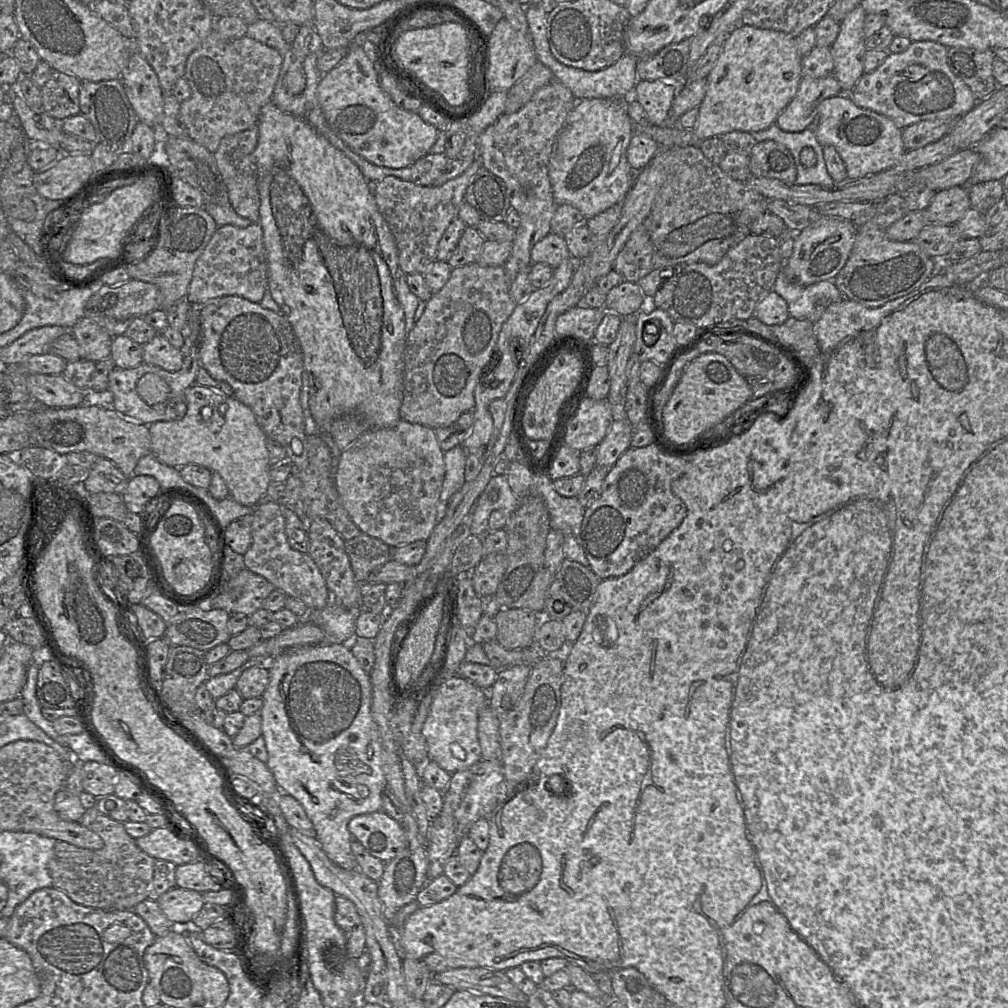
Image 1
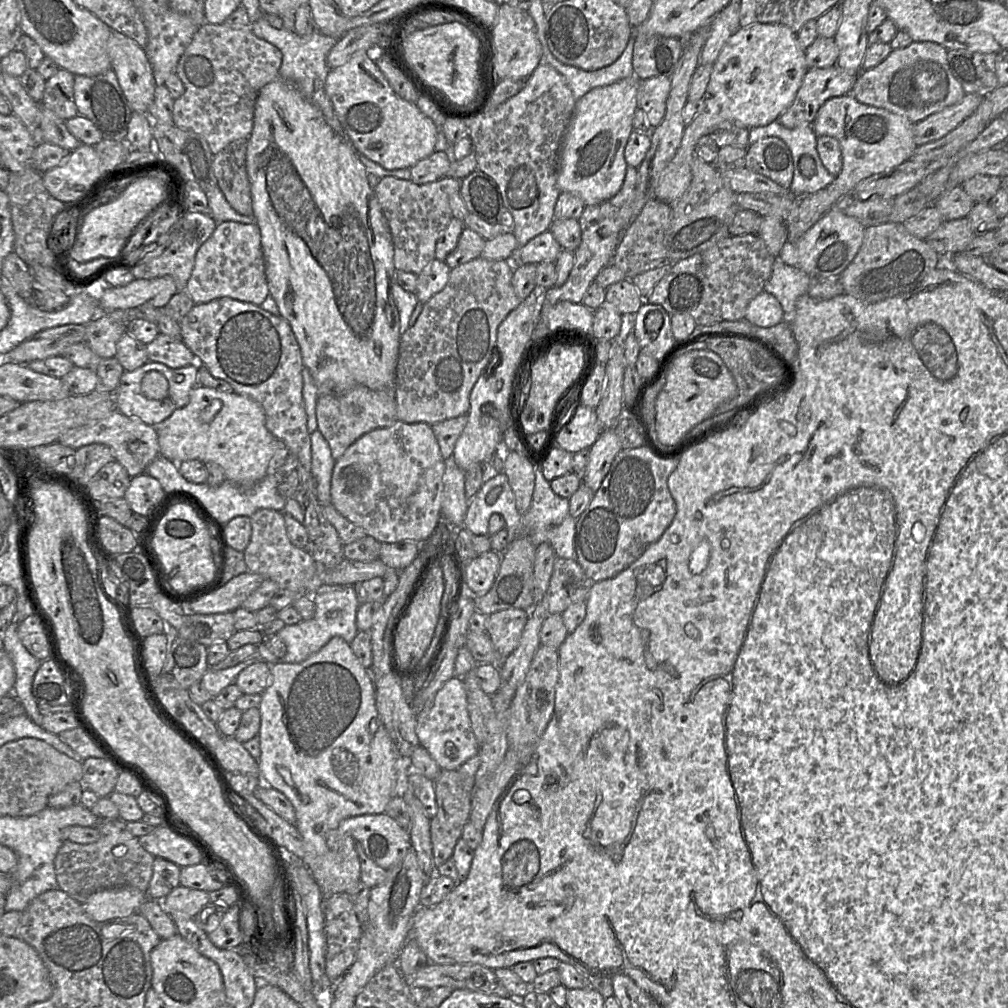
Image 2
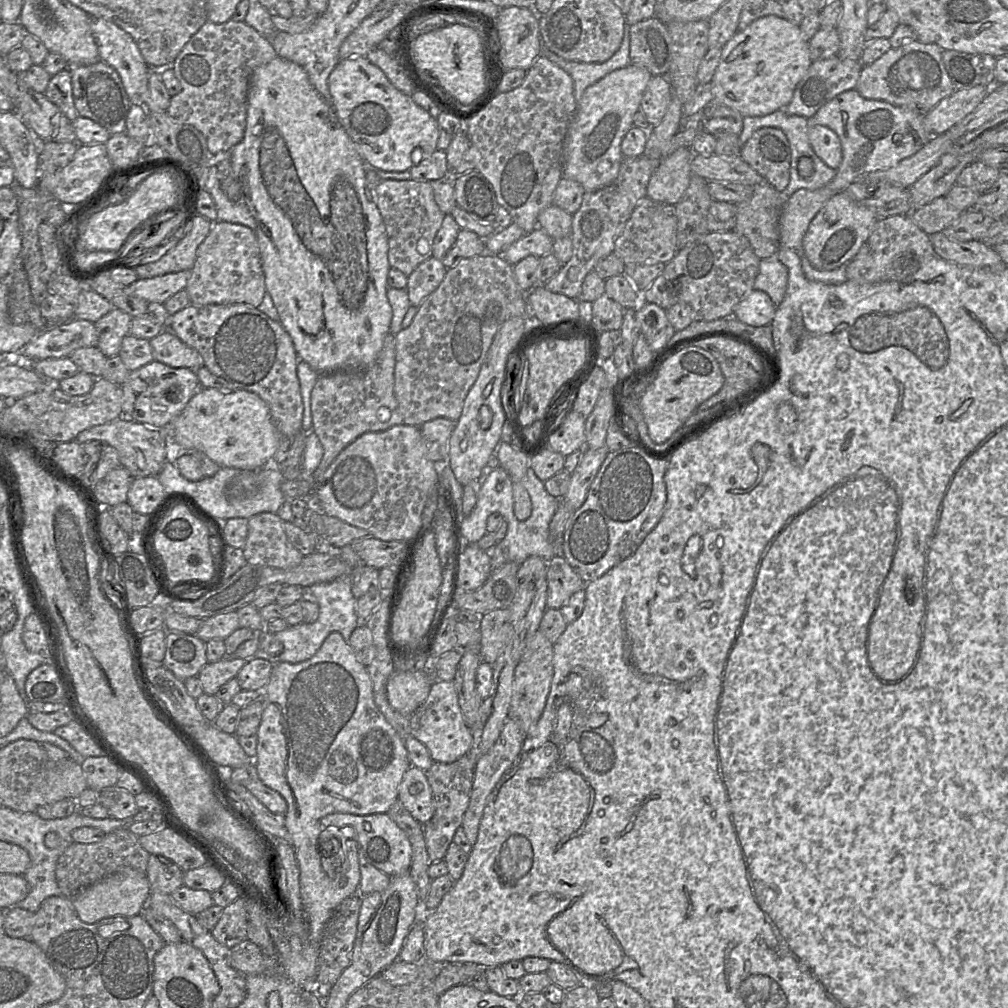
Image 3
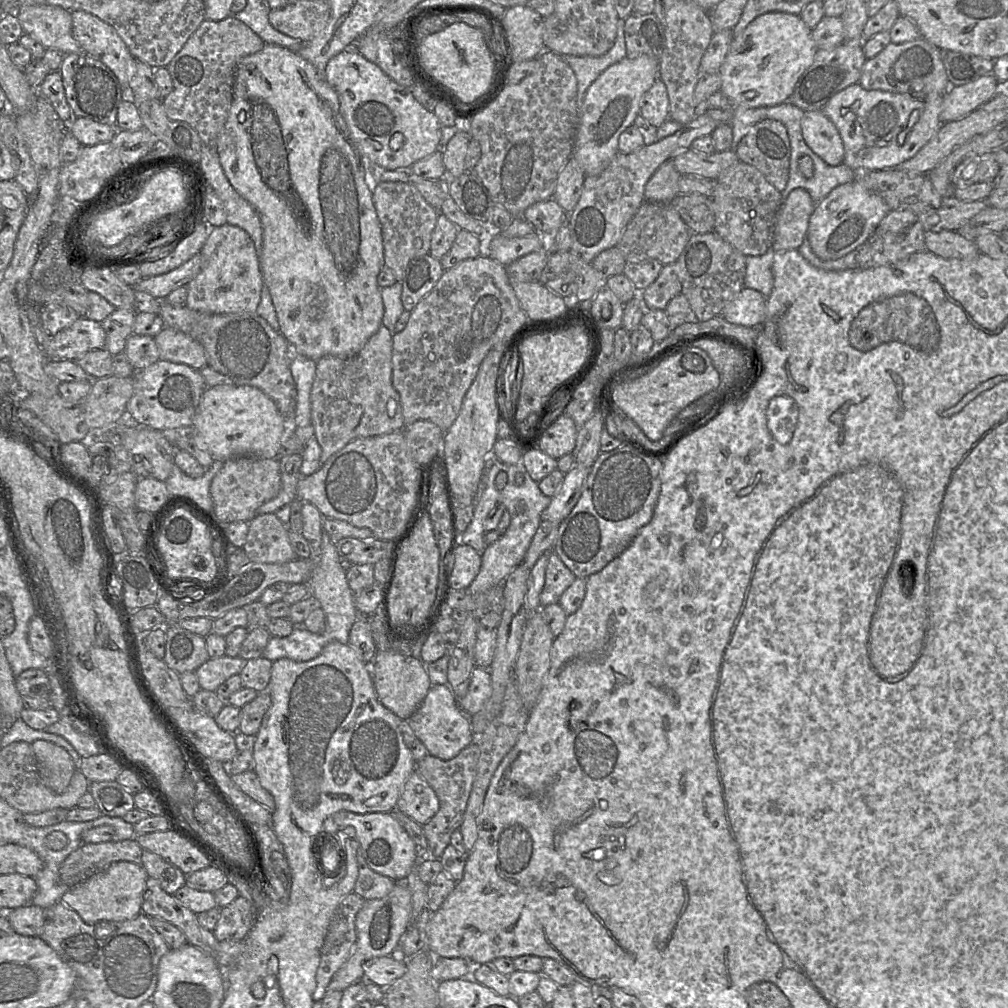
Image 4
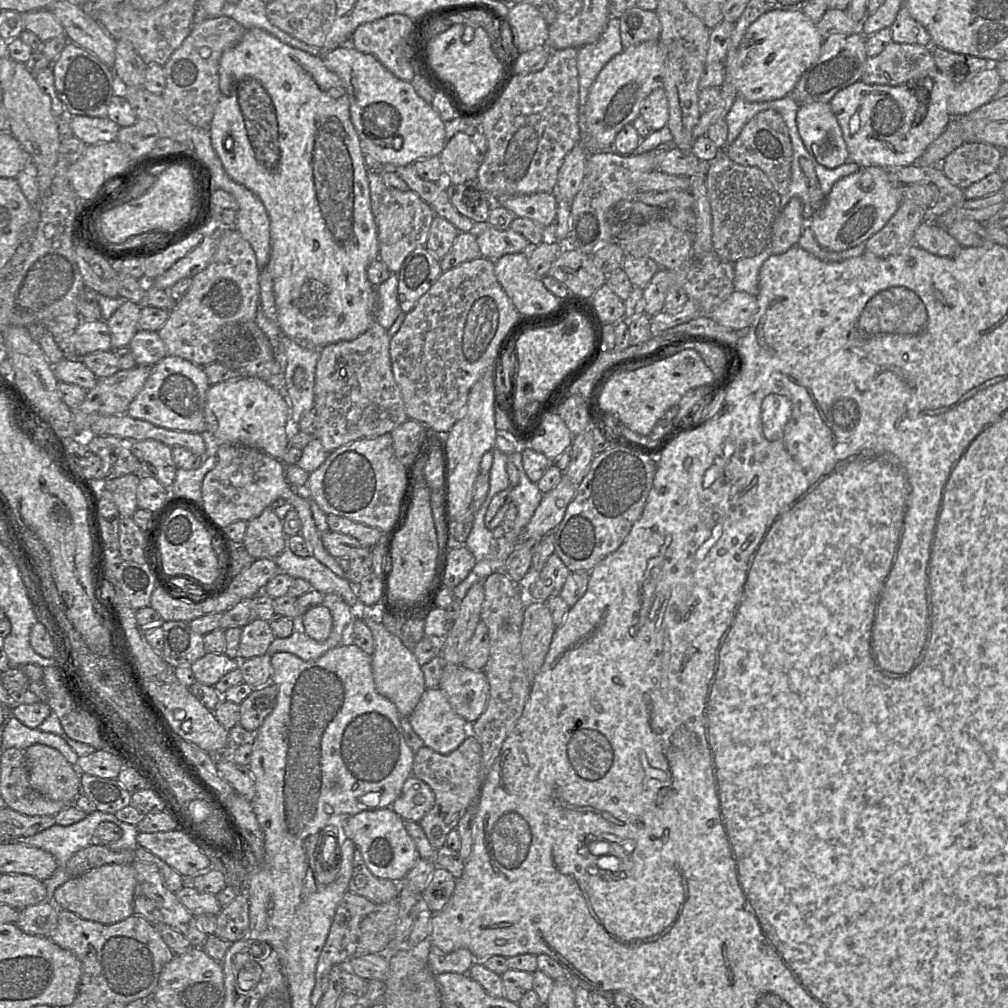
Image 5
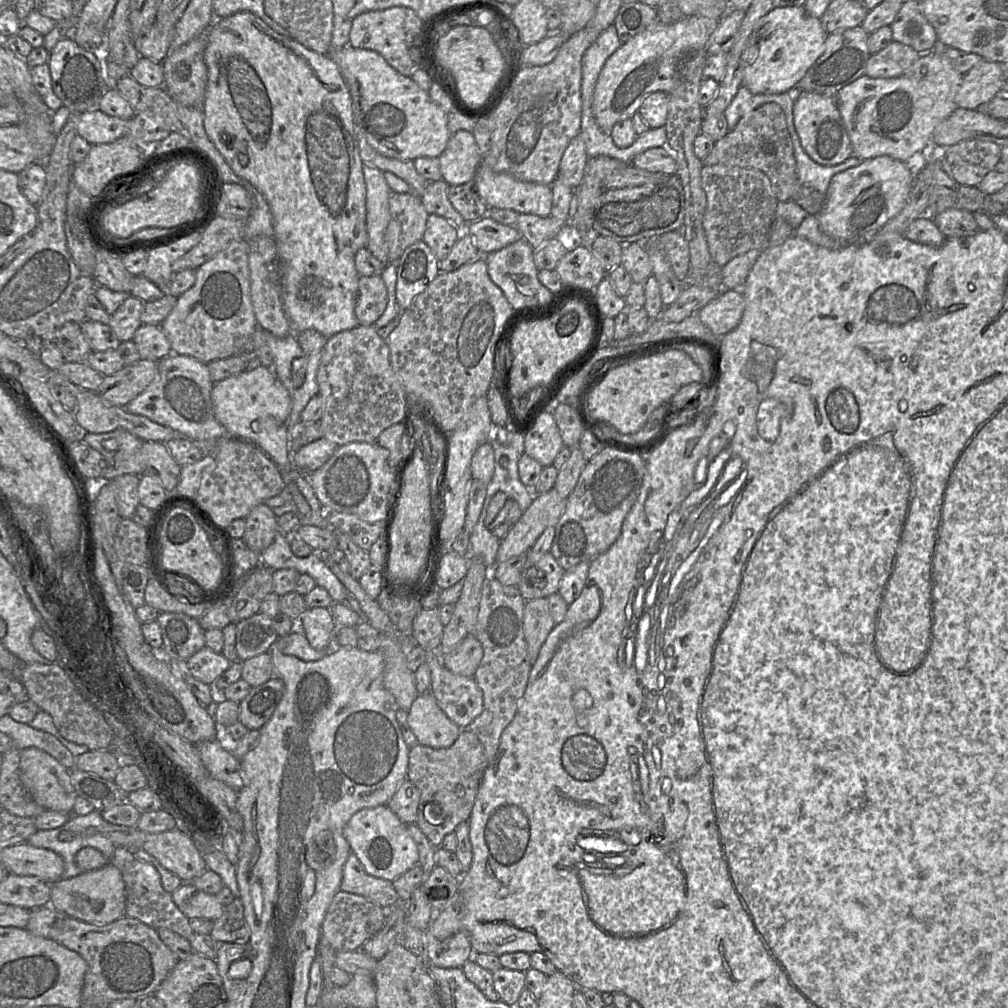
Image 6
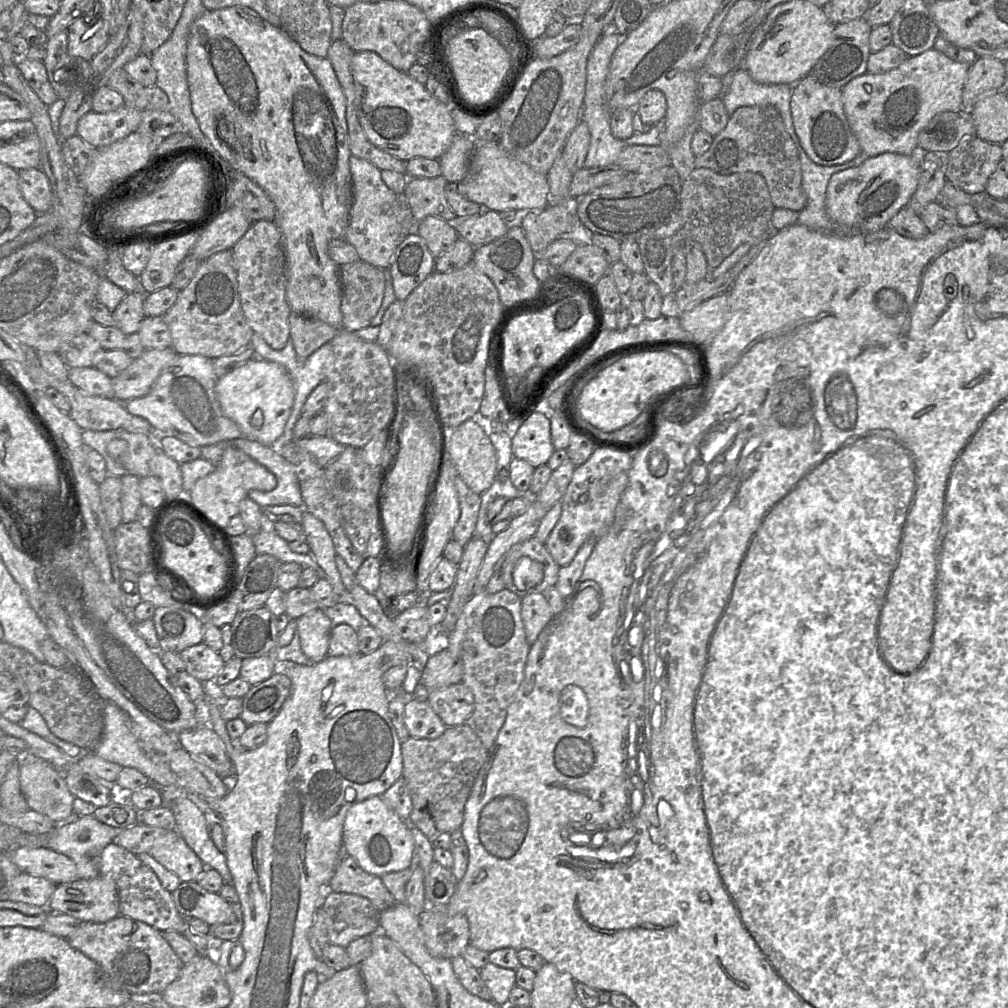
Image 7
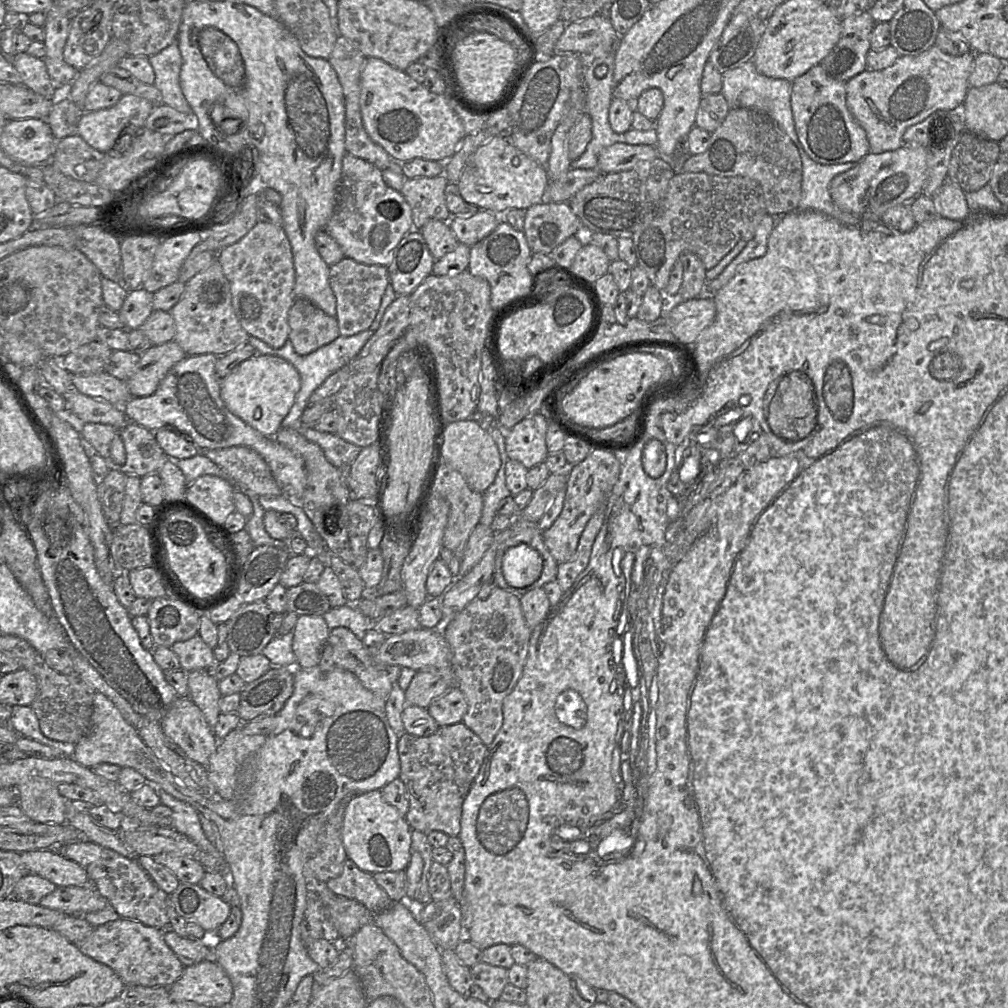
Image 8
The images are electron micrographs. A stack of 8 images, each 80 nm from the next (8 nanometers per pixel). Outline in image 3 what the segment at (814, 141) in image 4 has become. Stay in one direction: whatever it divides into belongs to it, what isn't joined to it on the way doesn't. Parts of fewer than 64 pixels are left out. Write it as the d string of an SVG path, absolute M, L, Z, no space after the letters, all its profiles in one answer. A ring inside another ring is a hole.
M815 124L809 127L808 137L819 158L837 170L842 162L842 146L838 135L826 126Z

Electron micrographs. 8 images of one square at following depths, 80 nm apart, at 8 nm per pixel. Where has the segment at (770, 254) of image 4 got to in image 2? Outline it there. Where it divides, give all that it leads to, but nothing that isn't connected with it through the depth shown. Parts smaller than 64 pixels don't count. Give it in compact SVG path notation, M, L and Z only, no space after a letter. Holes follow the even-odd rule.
M777 256L764 291L776 297L784 311L783 321L790 324L796 301L800 296L808 293L809 286L810 276L808 274L797 267L785 264Z

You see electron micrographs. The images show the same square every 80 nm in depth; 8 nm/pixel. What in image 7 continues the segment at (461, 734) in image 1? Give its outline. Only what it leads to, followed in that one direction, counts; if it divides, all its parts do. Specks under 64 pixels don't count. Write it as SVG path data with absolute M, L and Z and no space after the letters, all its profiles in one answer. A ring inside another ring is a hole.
M411 699L405 705L404 723L410 737L417 739L436 739L447 728L428 701L415 699Z

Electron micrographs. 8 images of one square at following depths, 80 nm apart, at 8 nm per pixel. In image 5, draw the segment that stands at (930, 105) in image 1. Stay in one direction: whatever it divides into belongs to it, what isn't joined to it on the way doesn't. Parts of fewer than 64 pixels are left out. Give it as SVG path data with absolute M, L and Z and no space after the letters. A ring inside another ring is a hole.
M891 41L878 55L868 56L861 81L897 86L923 78L936 69L930 46Z

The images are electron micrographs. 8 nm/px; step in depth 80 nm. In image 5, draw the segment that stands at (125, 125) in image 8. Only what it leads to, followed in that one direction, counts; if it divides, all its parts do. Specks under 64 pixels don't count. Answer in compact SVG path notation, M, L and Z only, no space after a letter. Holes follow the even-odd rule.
M73 116L71 134L86 145L116 141L120 126L108 117Z

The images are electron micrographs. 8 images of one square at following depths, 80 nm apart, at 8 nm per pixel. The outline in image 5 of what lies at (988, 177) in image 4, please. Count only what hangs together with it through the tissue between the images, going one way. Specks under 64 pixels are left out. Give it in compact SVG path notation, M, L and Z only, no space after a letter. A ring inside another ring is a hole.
M965 142L949 153L940 167L956 186L965 189L997 171L1002 149L983 142Z

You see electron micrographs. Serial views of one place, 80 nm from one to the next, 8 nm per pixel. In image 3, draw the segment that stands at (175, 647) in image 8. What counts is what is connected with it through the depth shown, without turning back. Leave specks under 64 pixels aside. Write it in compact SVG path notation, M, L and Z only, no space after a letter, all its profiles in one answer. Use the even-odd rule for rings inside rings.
M224 657L214 663L208 662L197 676L204 693L215 695L220 686L237 676L248 660Z

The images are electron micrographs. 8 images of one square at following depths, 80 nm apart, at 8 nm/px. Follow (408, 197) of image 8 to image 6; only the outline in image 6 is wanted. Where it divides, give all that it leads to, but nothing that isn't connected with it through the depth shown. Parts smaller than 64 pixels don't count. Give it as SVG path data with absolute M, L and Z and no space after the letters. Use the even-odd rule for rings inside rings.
M443 179L430 181L420 196L420 200L429 214L444 217L457 228L466 230L468 223L451 204L448 197L448 187L449 184Z

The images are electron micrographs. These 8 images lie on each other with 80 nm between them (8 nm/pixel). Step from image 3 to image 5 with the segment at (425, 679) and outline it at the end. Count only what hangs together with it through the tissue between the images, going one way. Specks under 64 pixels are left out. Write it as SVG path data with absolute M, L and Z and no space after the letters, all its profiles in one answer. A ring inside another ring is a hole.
M359 603L358 618L365 621L374 639L371 664L376 691L396 706L401 717L408 717L426 690L421 665L417 662L412 650L389 632L379 620L377 607L366 607Z

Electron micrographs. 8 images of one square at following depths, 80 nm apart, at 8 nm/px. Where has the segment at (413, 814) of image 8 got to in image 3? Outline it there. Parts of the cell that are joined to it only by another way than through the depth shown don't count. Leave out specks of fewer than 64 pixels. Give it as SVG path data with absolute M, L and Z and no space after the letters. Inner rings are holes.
M465 754L452 763L433 762L425 772L433 793L435 813L430 821L423 825L423 835L430 862L443 860L456 830L462 826L472 791L476 762Z

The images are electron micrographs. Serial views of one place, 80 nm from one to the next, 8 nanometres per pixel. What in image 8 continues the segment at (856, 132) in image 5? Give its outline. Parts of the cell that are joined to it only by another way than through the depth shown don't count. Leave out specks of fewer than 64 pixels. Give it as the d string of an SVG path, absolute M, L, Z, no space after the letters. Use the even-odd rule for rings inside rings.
M936 45L915 56L899 56L889 67L874 71L865 69L850 78L846 84L846 104L856 121L864 128L869 142L870 153L882 153L903 146L905 130L936 111L960 111L969 89L968 78L971 74L975 52L969 50L960 56L943 52Z

